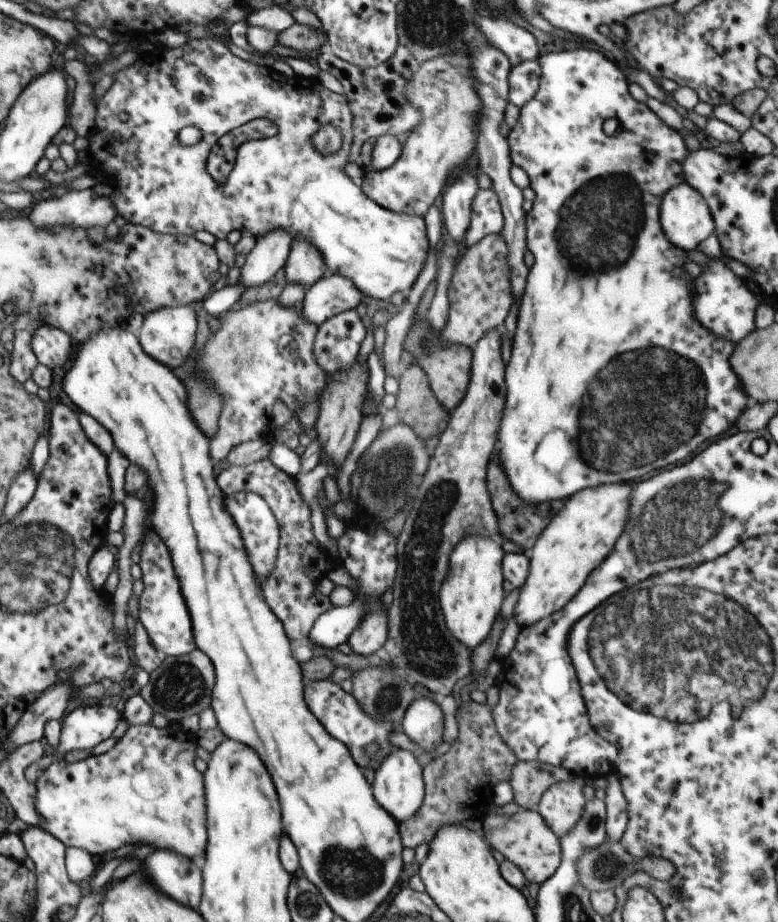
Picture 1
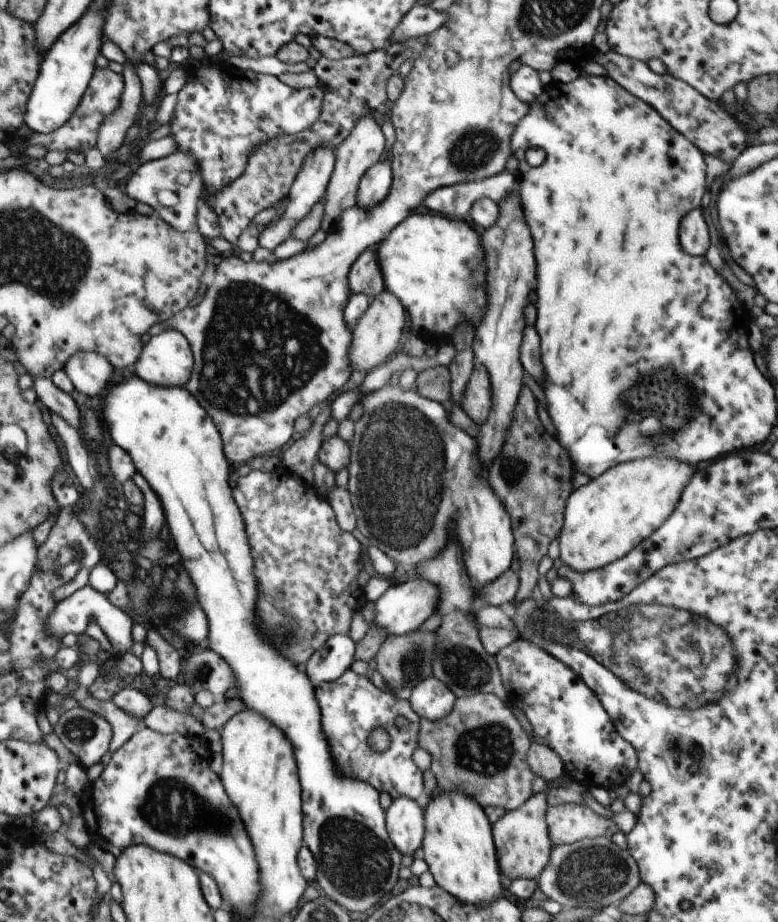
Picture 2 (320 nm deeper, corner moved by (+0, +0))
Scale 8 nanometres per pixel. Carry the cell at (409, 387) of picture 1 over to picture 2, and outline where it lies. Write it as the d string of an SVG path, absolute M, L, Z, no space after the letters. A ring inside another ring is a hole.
M438 365L420 371L416 384L423 397L438 401L444 406L451 400L451 372L447 366Z

